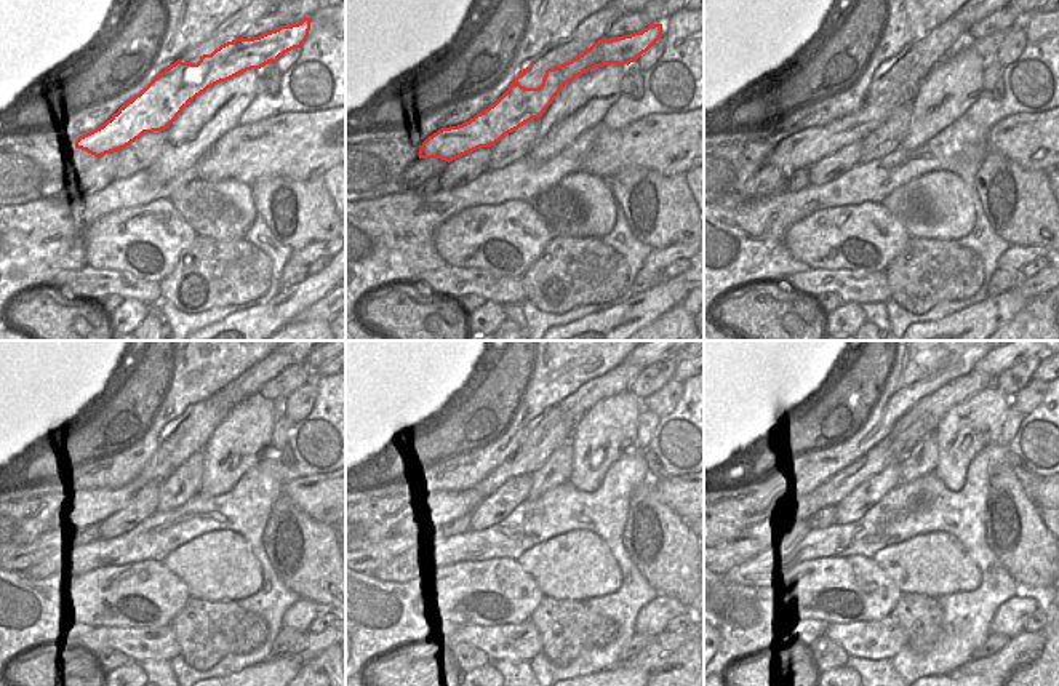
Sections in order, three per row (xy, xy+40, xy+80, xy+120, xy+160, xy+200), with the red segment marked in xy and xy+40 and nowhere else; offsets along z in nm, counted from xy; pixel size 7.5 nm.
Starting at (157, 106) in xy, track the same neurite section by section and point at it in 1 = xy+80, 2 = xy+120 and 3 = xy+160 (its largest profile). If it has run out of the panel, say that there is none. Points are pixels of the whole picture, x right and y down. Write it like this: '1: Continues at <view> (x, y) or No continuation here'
1: Continues at xy+80 (800, 151)
2: Continues at xy+120 (99, 504)
3: Continues at xy+160 (458, 504).

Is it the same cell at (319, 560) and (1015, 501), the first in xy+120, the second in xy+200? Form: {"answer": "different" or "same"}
{"answer": "same"}

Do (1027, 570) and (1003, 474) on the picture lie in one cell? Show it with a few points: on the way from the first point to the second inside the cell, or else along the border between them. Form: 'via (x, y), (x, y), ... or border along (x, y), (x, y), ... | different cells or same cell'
via (1015, 546), (1013, 522), (1005, 498) | same cell

